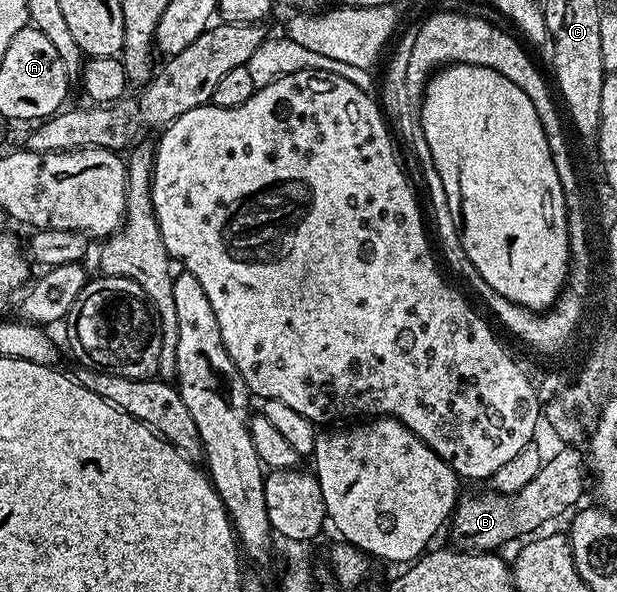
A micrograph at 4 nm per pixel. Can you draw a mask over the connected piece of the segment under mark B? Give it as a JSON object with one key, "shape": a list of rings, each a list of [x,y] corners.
{"shape":[[[563,445],[559,447],[560,451],[556,453],[555,456],[548,458],[546,462],[544,462],[543,468],[537,473],[537,477],[533,477],[533,481],[529,481],[529,485],[525,485],[520,491],[514,492],[514,493],[504,493],[502,491],[496,491],[494,489],[488,489],[488,491],[475,491],[472,493],[472,495],[464,494],[462,498],[456,502],[455,510],[449,520],[449,531],[451,527],[451,539],[450,542],[454,544],[456,548],[465,550],[465,551],[495,551],[496,549],[499,549],[499,546],[502,545],[502,543],[507,543],[510,541],[510,539],[515,539],[518,537],[518,535],[527,535],[530,536],[532,533],[538,532],[540,529],[538,527],[543,527],[546,525],[547,522],[550,521],[550,519],[555,519],[558,517],[558,515],[563,515],[566,513],[567,510],[570,512],[572,508],[576,506],[574,505],[575,502],[578,501],[579,498],[583,495],[583,490],[588,490],[589,487],[589,463],[588,460],[585,458],[584,452],[583,455],[581,452],[579,452],[580,448],[575,445]]]}

